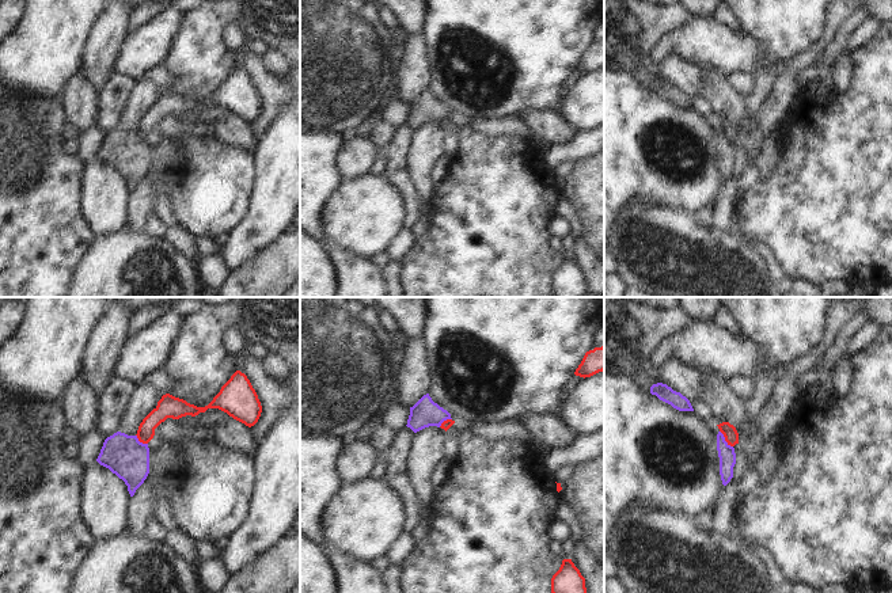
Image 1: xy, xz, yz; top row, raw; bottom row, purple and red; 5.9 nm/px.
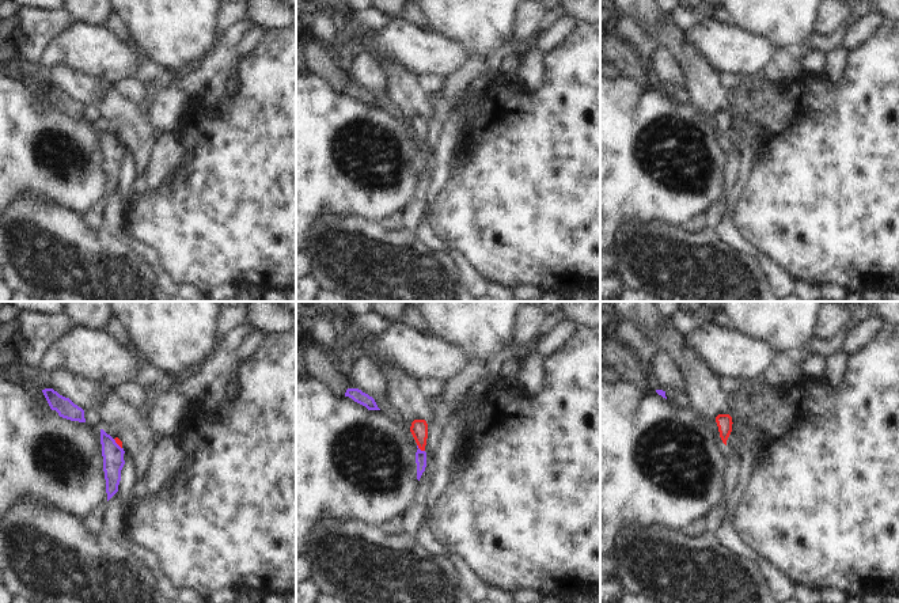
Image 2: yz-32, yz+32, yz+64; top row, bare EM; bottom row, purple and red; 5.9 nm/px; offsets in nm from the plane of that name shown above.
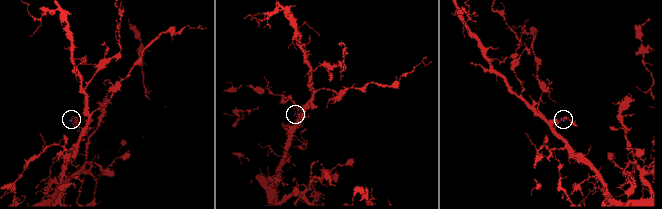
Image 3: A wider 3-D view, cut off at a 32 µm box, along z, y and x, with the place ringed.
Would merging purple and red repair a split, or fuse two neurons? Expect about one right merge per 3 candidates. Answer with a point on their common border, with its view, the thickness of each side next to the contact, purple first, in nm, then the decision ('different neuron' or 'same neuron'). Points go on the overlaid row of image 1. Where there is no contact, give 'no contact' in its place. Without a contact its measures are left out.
meets purple in yz at (724, 438); 100 nm thick on the purple side, 90 nm on the other; different neuron

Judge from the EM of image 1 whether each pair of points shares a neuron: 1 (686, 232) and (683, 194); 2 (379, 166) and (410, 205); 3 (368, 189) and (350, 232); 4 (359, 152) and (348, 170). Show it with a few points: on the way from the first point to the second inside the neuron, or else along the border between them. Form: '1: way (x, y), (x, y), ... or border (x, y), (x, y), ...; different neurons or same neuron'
1: border (653, 206), (690, 212), (693, 215); different neurons
2: border (380, 155), (384, 160), (383, 175); different neurons
3: way (368, 200), (361, 221); same neuron
4: way (356, 156), (349, 166); same neuron

